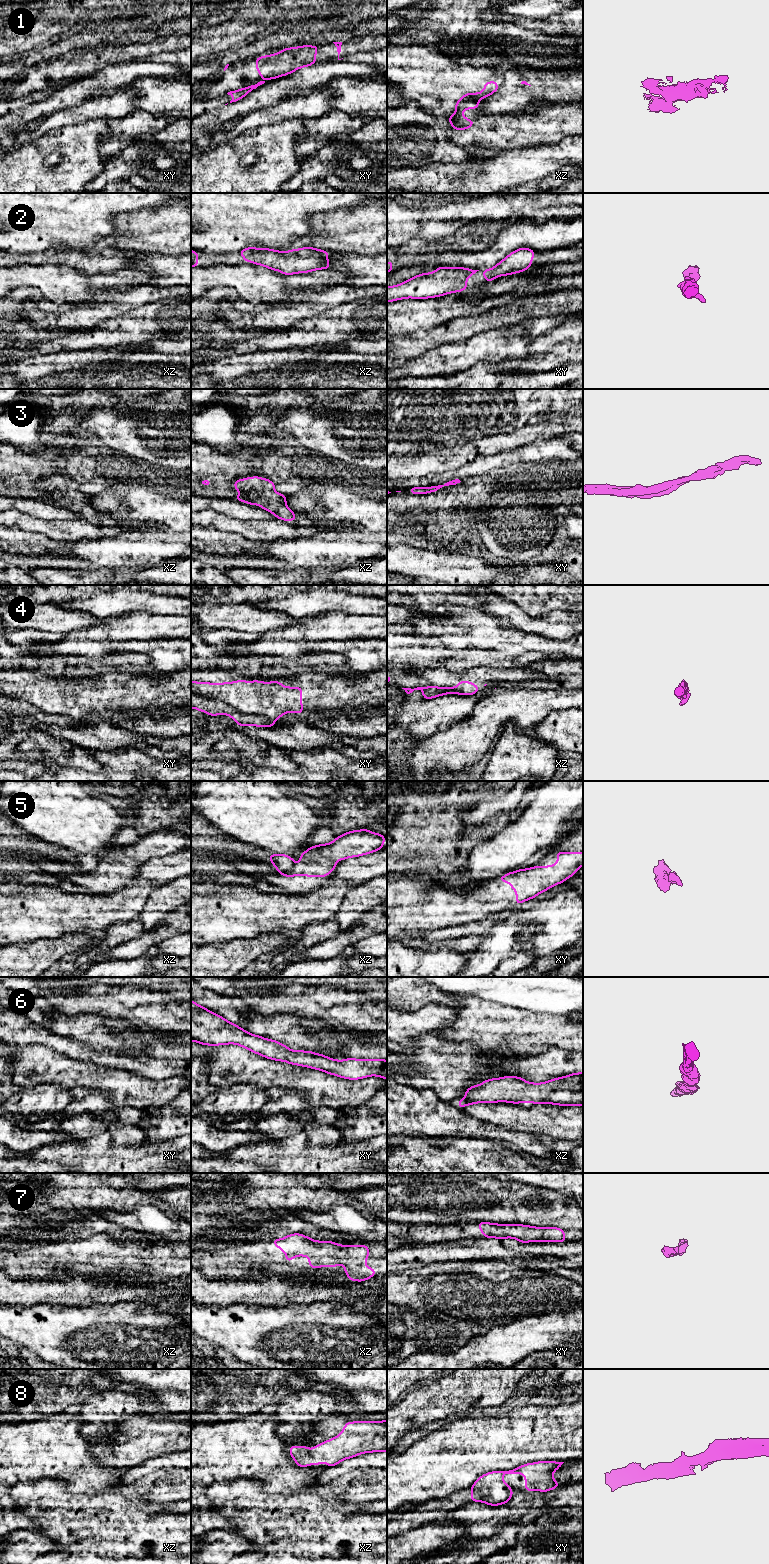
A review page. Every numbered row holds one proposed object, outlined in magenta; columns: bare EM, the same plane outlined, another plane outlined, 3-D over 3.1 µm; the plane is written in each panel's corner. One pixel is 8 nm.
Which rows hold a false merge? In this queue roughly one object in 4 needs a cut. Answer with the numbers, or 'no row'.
1, 4

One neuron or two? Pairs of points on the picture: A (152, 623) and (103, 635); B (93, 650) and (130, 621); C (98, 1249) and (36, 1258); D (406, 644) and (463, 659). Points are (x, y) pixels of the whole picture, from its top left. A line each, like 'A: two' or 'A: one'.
A: one
B: one
C: one
D: one

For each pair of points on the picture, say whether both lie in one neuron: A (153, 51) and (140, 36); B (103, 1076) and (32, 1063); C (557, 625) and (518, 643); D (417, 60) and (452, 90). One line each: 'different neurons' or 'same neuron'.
A: different neurons
B: same neuron
C: different neurons
D: same neuron

